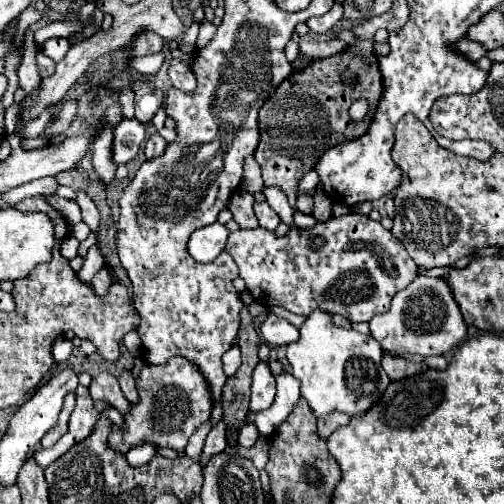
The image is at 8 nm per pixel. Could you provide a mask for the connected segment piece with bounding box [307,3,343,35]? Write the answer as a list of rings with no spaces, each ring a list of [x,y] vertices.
[[[335,3],[327,15],[313,17],[313,19],[307,21],[307,25],[309,25],[311,33],[315,33],[315,35],[325,35],[325,33],[327,33],[327,31],[341,19],[341,15],[343,15],[341,3]]]

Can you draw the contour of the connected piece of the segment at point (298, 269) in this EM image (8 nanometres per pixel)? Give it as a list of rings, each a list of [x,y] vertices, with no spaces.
[[[351,211],[339,219],[327,219],[311,229],[291,227],[283,237],[275,237],[271,231],[261,227],[239,229],[229,235],[225,251],[235,259],[239,275],[245,279],[247,291],[257,303],[265,307],[283,307],[297,315],[309,315],[315,309],[321,309],[329,315],[343,315],[351,323],[369,321],[377,313],[389,311],[393,295],[405,289],[417,277],[417,265],[413,259],[409,259],[409,253],[405,247],[401,247],[401,241],[379,221],[373,221],[357,211]]]

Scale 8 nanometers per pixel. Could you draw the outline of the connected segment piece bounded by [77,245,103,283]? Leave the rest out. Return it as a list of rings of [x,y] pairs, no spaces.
[[[93,245],[81,265],[81,269],[77,271],[77,277],[83,281],[83,283],[91,283],[93,275],[103,267],[103,257],[101,257],[101,249],[99,245]]]

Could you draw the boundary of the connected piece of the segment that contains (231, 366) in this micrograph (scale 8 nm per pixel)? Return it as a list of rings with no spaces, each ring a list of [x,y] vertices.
[[[233,345],[225,355],[223,355],[223,367],[227,375],[233,375],[241,367],[241,349],[239,345]]]

